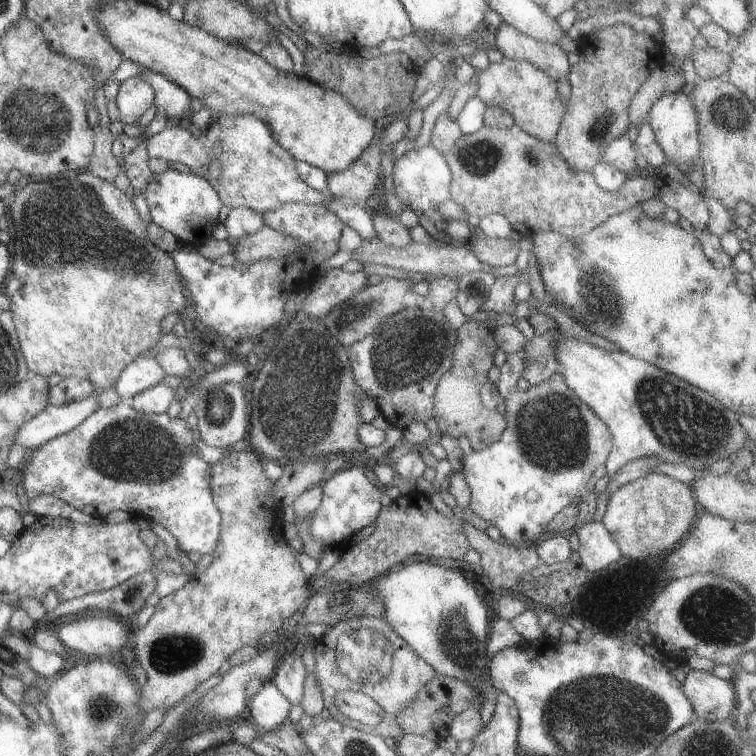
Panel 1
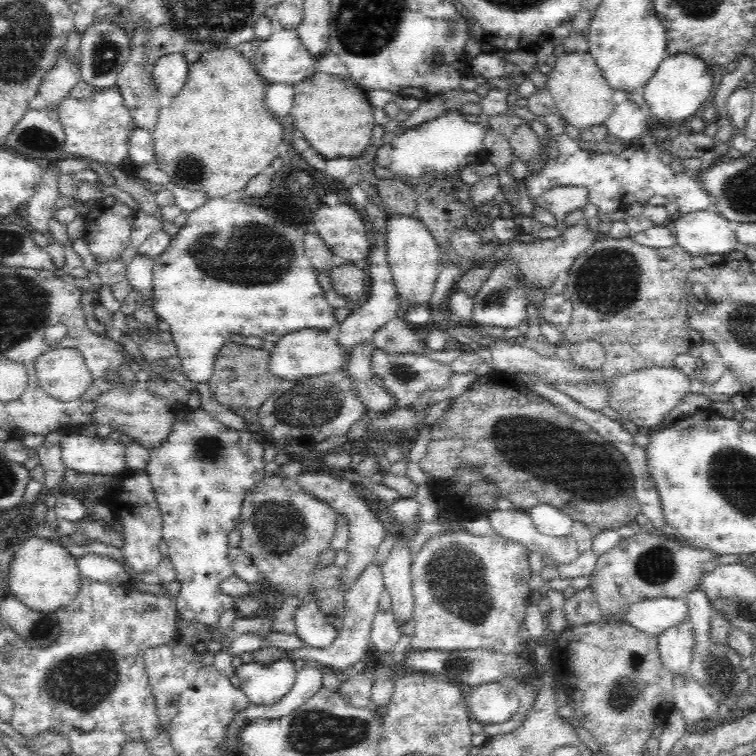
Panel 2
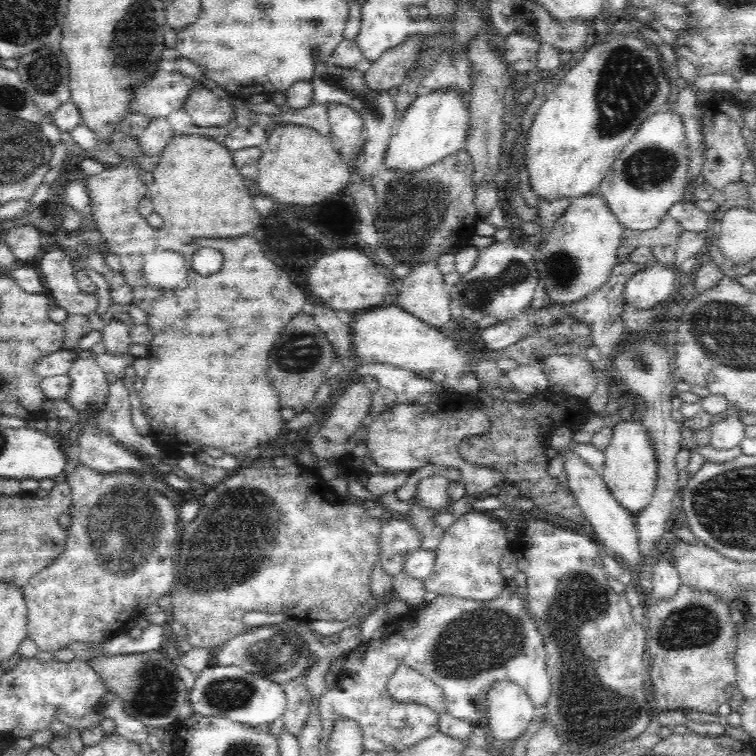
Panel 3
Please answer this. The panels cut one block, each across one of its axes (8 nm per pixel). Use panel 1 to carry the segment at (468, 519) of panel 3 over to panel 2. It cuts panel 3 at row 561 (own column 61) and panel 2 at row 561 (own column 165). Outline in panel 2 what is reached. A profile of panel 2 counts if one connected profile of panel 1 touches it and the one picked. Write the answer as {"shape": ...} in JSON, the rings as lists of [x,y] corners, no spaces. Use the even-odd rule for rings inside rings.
{"shape":[[[466,531],[459,532],[451,536],[444,535],[434,538],[426,544],[419,558],[410,565],[411,589],[413,592],[413,608],[412,623],[414,624],[414,632],[410,649],[438,649],[438,650],[489,650],[498,654],[515,654],[520,656],[524,652],[525,643],[519,636],[520,628],[523,628],[524,610],[526,610],[527,602],[533,598],[532,593],[528,589],[530,578],[532,578],[532,569],[530,568],[529,552],[520,543],[510,542],[506,538],[501,538],[496,532],[488,532],[484,536],[477,536]]]}

